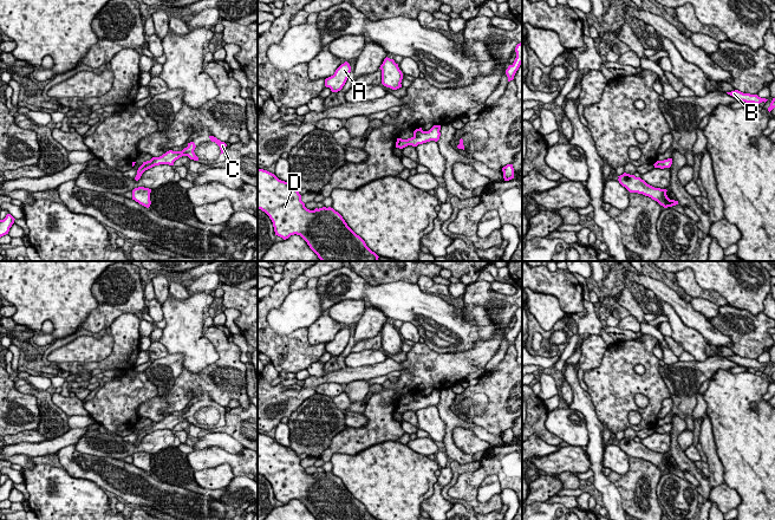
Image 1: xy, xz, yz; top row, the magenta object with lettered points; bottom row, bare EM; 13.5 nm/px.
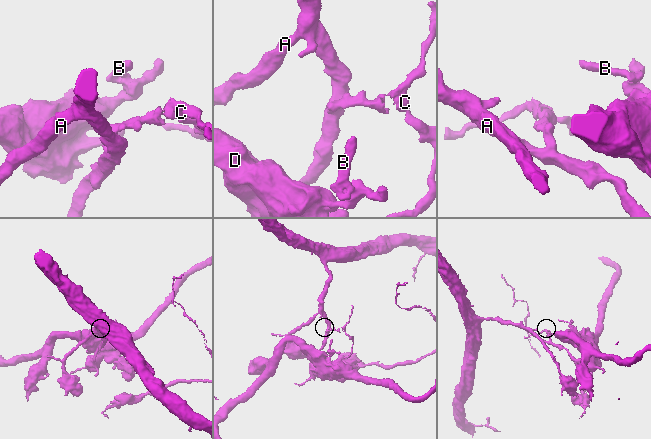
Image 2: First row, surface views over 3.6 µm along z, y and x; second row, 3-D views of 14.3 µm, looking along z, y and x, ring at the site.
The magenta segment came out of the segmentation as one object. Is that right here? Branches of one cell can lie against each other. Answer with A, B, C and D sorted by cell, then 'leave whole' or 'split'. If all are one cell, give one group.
A / B C D; split

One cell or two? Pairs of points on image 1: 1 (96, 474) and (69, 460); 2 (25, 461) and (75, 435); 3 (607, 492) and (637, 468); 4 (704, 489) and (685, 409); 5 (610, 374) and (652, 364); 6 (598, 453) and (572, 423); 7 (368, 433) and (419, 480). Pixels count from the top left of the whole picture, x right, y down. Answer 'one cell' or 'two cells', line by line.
1: one cell
2: two cells
3: two cells
4: two cells
5: one cell
6: two cells
7: two cells

